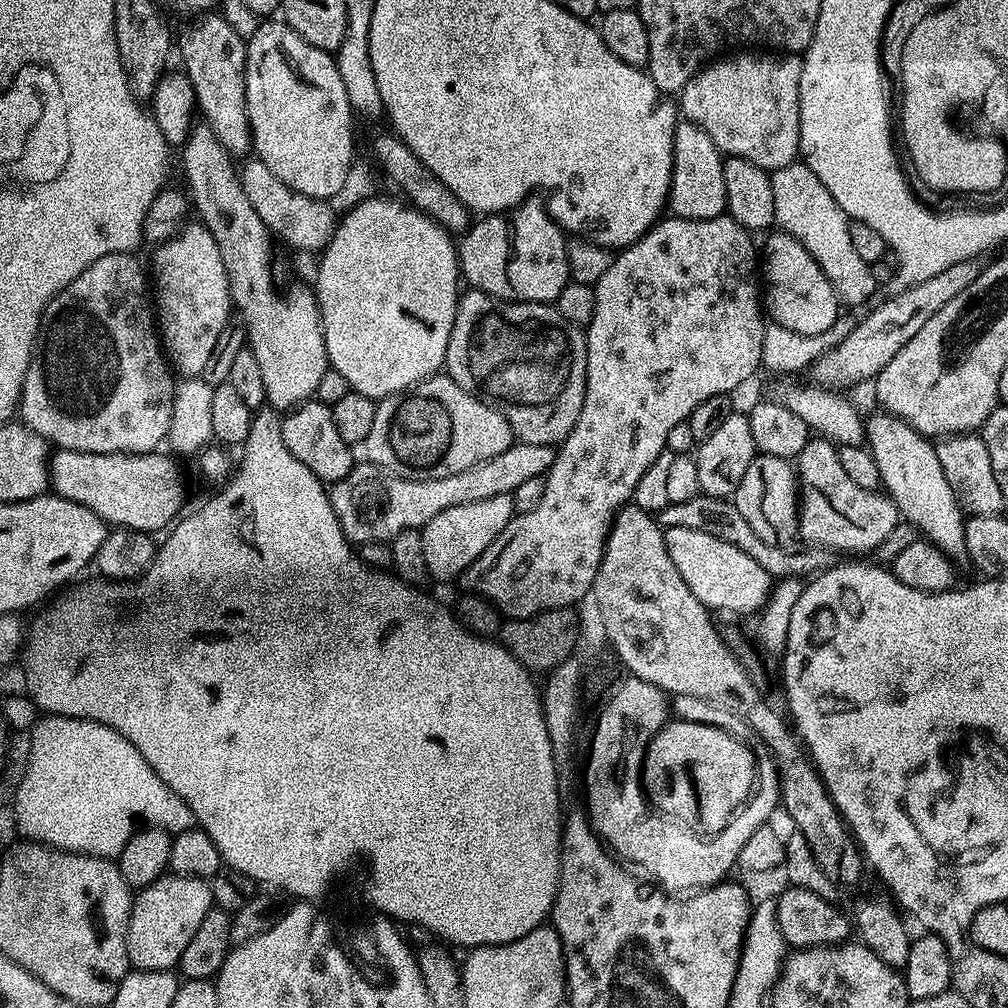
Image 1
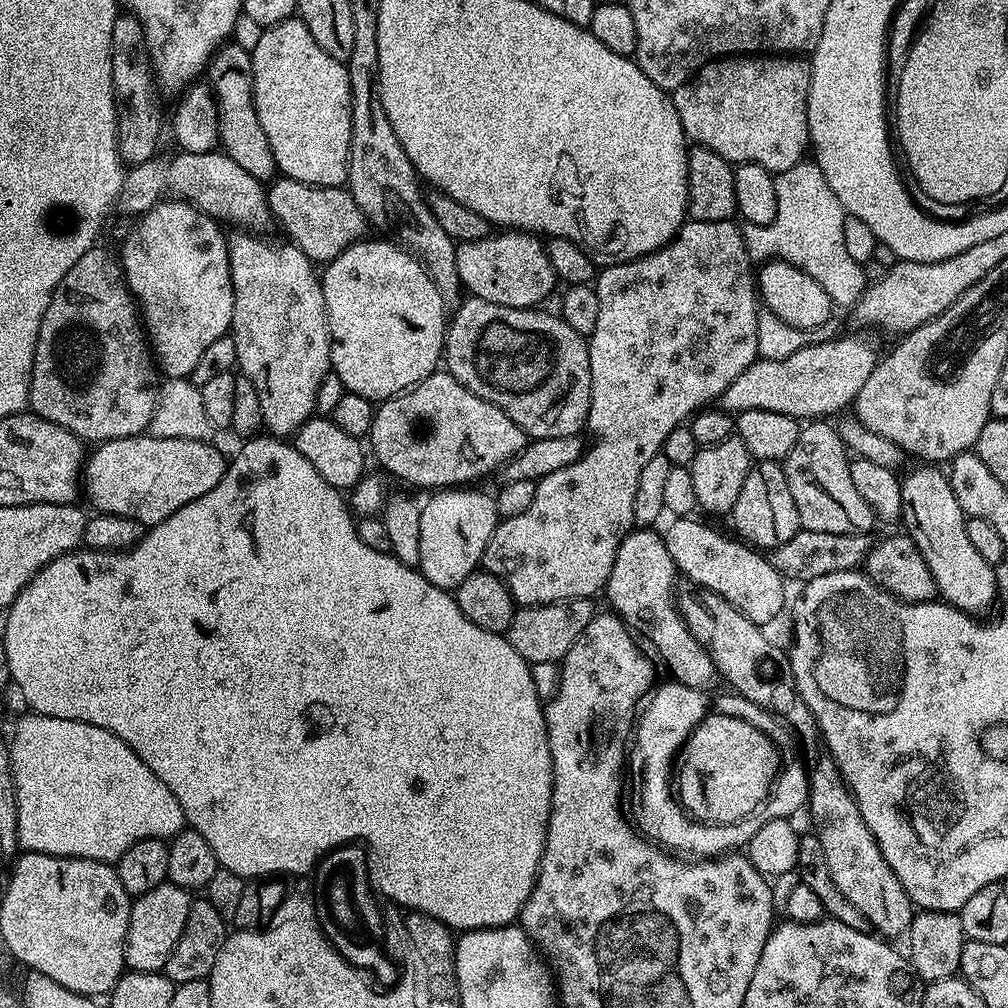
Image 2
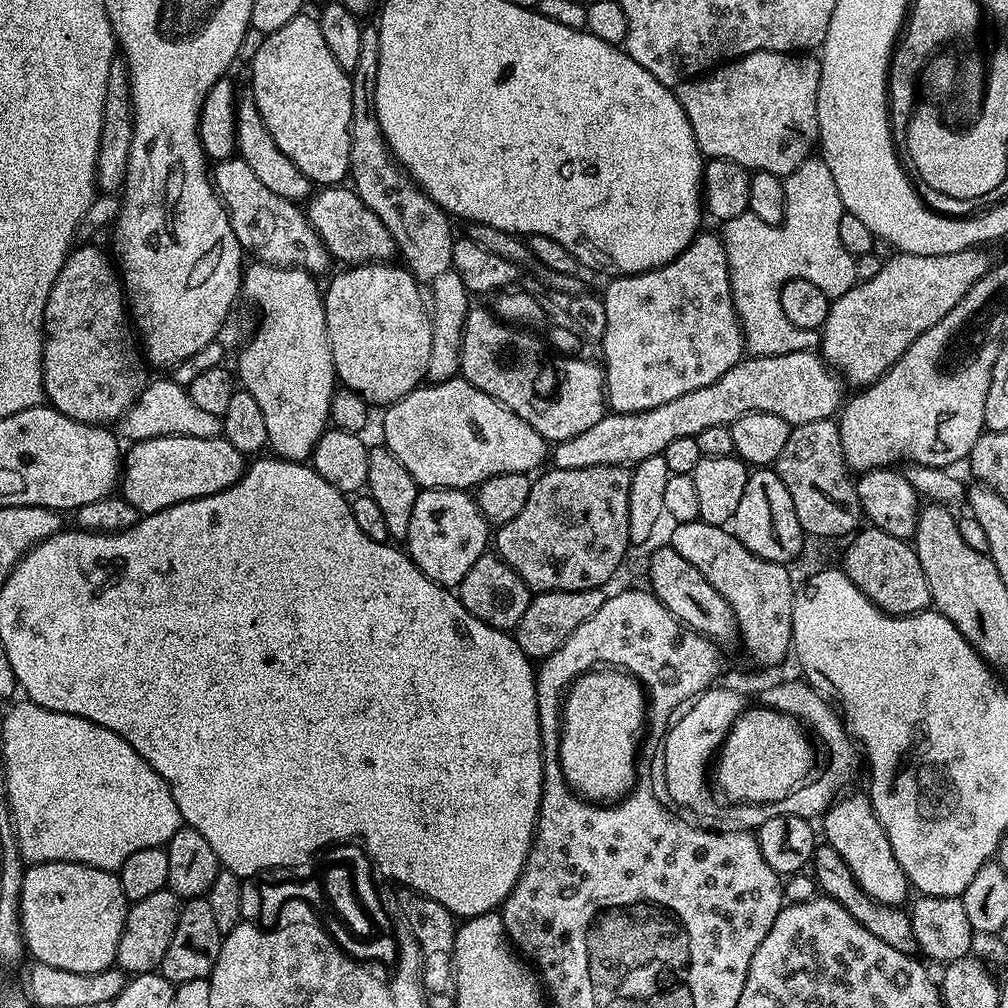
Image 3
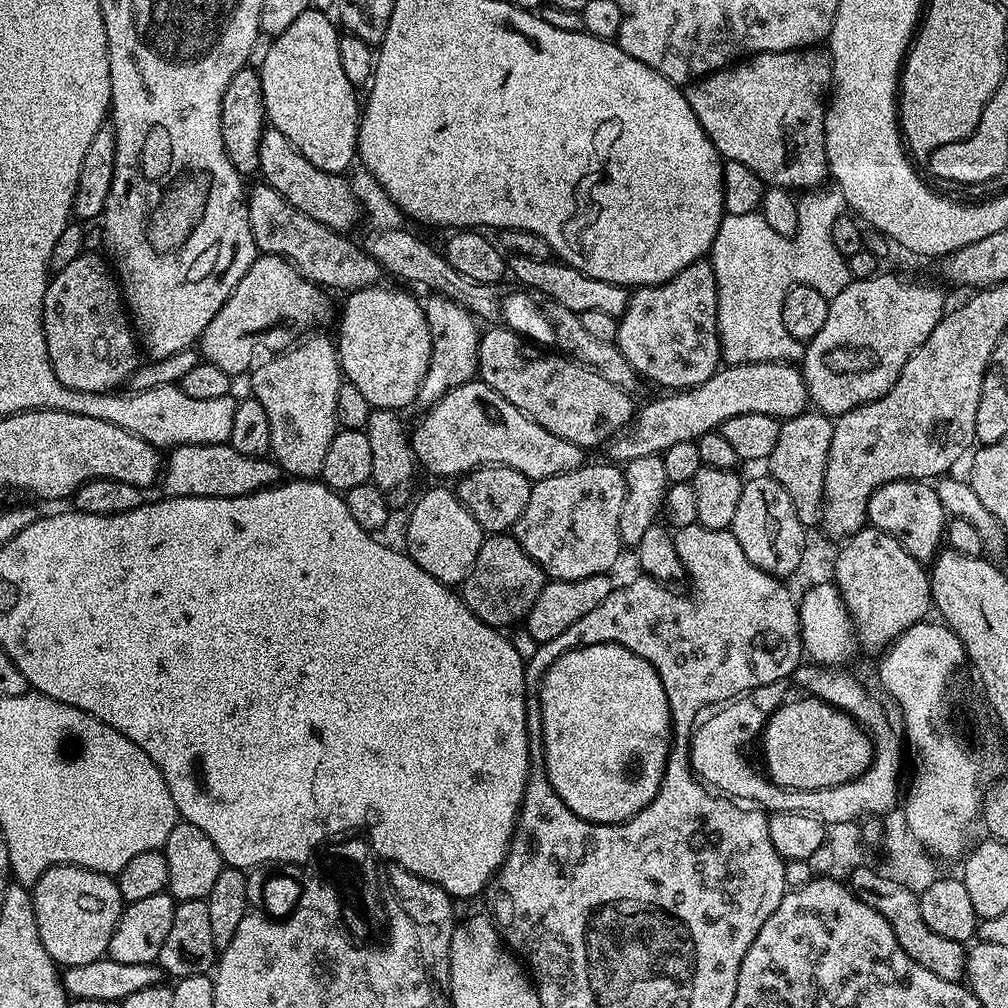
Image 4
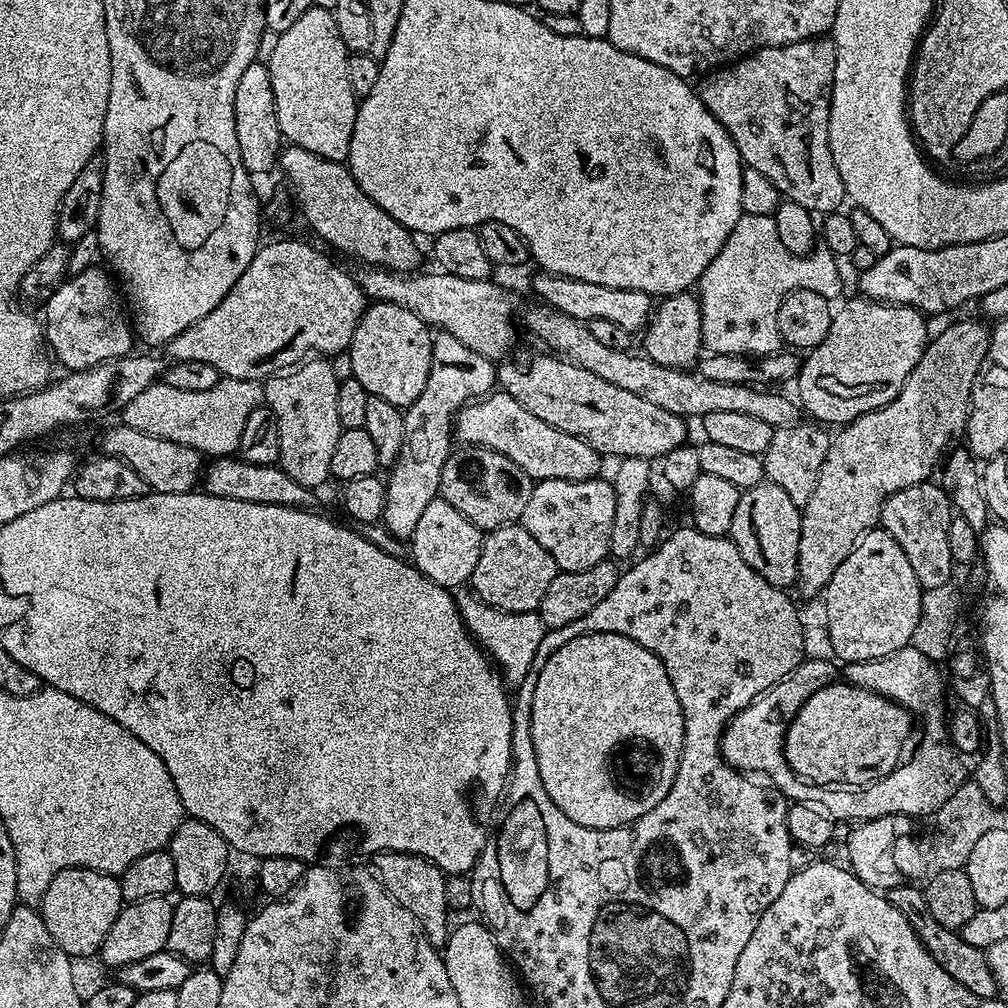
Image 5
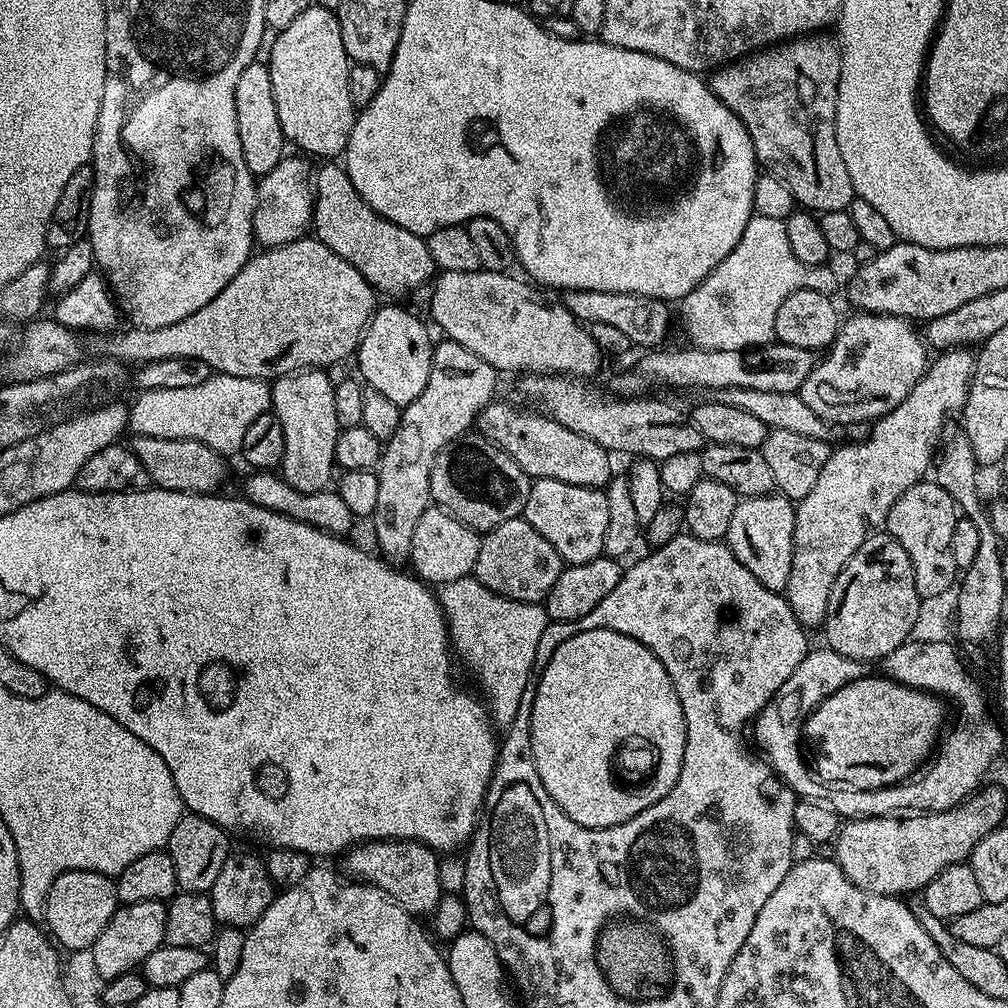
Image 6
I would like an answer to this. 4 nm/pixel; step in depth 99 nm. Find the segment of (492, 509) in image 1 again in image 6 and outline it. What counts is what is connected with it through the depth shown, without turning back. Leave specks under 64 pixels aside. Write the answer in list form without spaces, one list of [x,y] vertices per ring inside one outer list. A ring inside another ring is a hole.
[[[425,507],[422,518],[418,518],[418,526],[414,526],[411,571],[428,586],[449,584],[464,576],[472,576],[476,571],[481,539],[481,533],[475,532],[470,526],[445,512],[443,508]]]

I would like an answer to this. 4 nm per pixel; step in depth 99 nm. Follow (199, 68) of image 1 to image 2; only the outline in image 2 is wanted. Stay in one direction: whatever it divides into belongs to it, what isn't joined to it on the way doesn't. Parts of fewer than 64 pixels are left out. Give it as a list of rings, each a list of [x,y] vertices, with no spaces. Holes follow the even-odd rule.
[[[225,42],[208,62],[206,83],[216,96],[219,147],[224,155],[234,158],[234,162],[238,162],[238,166],[242,166],[242,170],[246,170],[246,174],[250,174],[255,180],[271,181],[277,175],[276,163],[270,150],[270,142],[266,142],[266,134],[256,113],[252,93],[252,53],[236,43]]]

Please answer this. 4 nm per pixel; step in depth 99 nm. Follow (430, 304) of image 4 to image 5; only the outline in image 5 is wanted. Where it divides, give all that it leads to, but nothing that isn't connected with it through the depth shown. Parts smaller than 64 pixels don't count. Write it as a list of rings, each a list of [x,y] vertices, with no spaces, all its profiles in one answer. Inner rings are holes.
[[[440,330],[440,331],[437,331],[435,333],[435,335],[433,335],[433,337],[432,337],[432,369],[430,370],[430,374],[426,378],[426,386],[422,386],[422,394],[418,394],[418,398],[415,400],[415,402],[413,404],[408,405],[407,408],[403,409],[403,414],[404,414],[404,441],[402,442],[402,450],[400,451],[400,456],[396,459],[395,464],[391,467],[390,472],[392,472],[392,474],[389,477],[387,476],[387,478],[386,478],[386,506],[384,507],[384,518],[383,518],[382,524],[383,524],[383,527],[385,527],[385,526],[388,527],[388,532],[389,532],[390,535],[397,536],[398,539],[404,540],[404,541],[407,541],[410,537],[412,537],[412,535],[414,534],[414,526],[418,526],[418,518],[422,518],[422,513],[423,513],[423,511],[426,510],[426,506],[430,506],[430,502],[432,500],[437,499],[437,497],[440,496],[440,479],[442,478],[442,466],[445,464],[445,462],[448,461],[448,458],[449,458],[449,455],[450,455],[450,447],[448,448],[448,436],[449,436],[449,440],[450,440],[450,435],[451,435],[452,427],[453,427],[453,424],[454,424],[454,415],[467,402],[471,402],[471,401],[473,401],[477,398],[483,397],[485,394],[491,393],[493,391],[493,388],[494,388],[495,384],[496,384],[496,369],[494,367],[493,361],[491,359],[489,359],[489,357],[483,356],[482,354],[478,354],[477,352],[474,351],[473,348],[471,348],[470,346],[466,346],[465,344],[460,342],[458,340],[458,338],[456,338],[454,336],[454,334],[450,334],[449,332]]]

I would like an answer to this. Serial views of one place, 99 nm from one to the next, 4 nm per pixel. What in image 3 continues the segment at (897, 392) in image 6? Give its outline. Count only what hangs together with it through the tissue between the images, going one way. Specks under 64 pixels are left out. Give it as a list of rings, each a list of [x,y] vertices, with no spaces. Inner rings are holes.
[[[977,246],[937,256],[919,256],[909,252],[889,255],[875,278],[870,278],[870,282],[857,282],[850,291],[829,303],[828,317],[820,332],[819,355],[823,356],[829,368],[855,386],[867,386],[882,378],[882,374],[886,374],[898,358],[902,358],[904,351],[923,332],[930,330],[934,322],[942,322],[942,318],[946,318],[946,314],[962,302],[970,286],[974,286],[976,280],[981,280],[992,269],[994,257],[988,250],[987,247]]]

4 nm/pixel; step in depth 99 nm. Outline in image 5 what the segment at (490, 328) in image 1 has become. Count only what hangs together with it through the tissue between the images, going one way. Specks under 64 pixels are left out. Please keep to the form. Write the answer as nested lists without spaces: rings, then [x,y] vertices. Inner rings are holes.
[[[524,352],[509,360],[501,359],[501,364],[495,365],[496,384],[510,394],[522,410],[530,410],[534,418],[542,418],[542,422],[550,422],[550,426],[582,438],[604,458],[642,456],[652,462],[685,443],[685,421],[681,417],[643,401],[637,394],[614,386],[613,382],[598,378],[597,374],[590,374],[580,364],[556,354],[544,355],[548,356]]]

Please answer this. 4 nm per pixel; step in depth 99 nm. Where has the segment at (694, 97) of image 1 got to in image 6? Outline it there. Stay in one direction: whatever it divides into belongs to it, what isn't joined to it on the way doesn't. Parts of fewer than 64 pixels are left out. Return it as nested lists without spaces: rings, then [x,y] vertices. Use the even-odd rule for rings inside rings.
[[[805,34],[789,38],[781,43],[761,48],[739,60],[717,67],[710,76],[710,86],[720,100],[724,101],[748,127],[752,145],[756,147],[756,159],[764,164],[771,175],[777,176],[794,194],[801,209],[816,214],[843,212],[851,209],[856,196],[842,162],[842,150],[838,150],[836,137],[836,103],[840,81],[840,45],[828,34]]]

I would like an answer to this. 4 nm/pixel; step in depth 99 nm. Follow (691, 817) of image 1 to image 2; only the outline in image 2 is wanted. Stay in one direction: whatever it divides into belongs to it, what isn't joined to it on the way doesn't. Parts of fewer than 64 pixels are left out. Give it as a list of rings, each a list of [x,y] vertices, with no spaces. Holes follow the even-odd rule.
[[[713,711],[697,725],[681,748],[678,757],[678,775],[674,784],[678,789],[678,799],[685,812],[697,822],[706,824],[730,824],[749,816],[768,799],[768,793],[776,782],[776,773],[782,767],[782,759],[772,745],[769,733],[763,728],[755,728],[742,718],[730,718],[726,714]]]

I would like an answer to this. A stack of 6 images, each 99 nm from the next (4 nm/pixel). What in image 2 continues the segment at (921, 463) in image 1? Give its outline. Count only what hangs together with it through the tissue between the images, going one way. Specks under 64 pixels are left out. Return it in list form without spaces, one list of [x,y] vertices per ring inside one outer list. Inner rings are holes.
[[[936,466],[912,468],[903,473],[900,490],[902,492],[902,510],[900,520],[903,531],[918,546],[930,574],[934,574],[936,591],[945,604],[953,604],[958,610],[969,614],[984,614],[984,611],[996,600],[997,569],[970,542],[966,535],[966,517],[947,475]]]

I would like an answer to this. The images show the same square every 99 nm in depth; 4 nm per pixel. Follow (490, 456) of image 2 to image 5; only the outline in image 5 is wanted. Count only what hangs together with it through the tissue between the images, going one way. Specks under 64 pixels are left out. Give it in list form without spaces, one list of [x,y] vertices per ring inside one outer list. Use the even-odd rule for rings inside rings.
[[[502,390],[464,404],[454,416],[454,436],[461,440],[461,445],[488,448],[510,458],[533,482],[591,480],[601,475],[602,457],[585,440],[550,426],[550,422],[542,422],[542,418],[534,418],[530,410],[522,410],[522,406]]]

